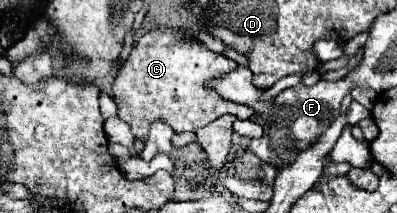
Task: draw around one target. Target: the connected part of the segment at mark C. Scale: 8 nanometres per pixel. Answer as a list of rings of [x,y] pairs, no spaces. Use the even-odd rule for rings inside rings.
[[[147,32],[139,38],[131,58],[117,72],[111,96],[119,108],[119,118],[127,122],[139,140],[147,140],[153,122],[167,122],[177,134],[199,130],[221,114],[233,114],[239,120],[249,120],[253,110],[221,98],[207,88],[213,76],[225,76],[239,64],[223,54],[211,52],[205,44],[189,42],[181,32]]]

